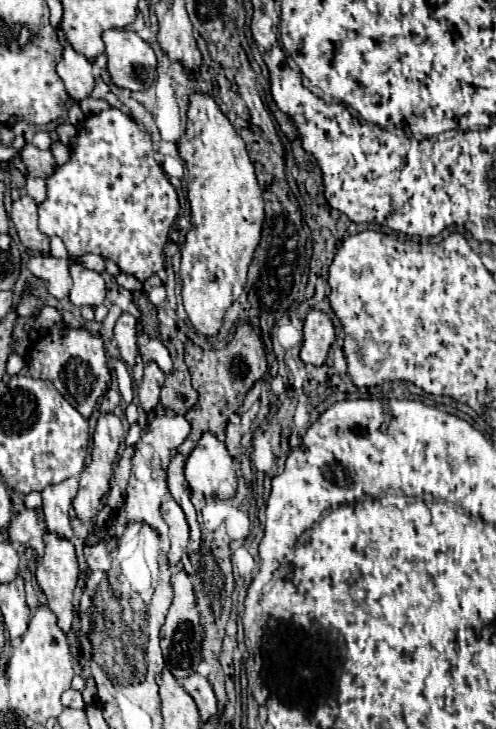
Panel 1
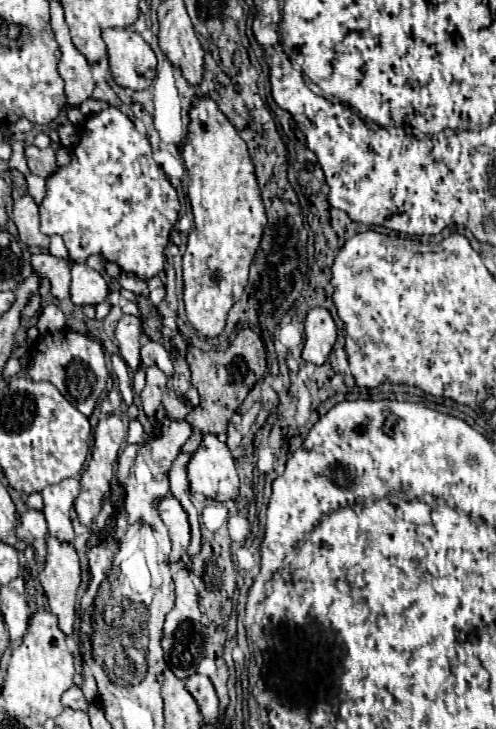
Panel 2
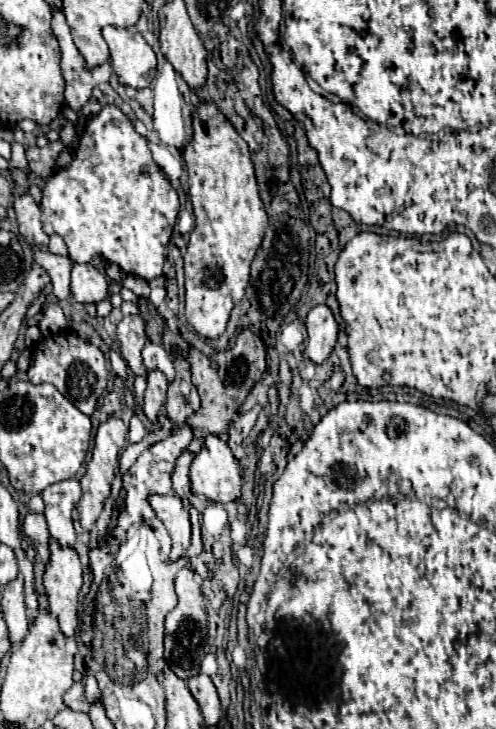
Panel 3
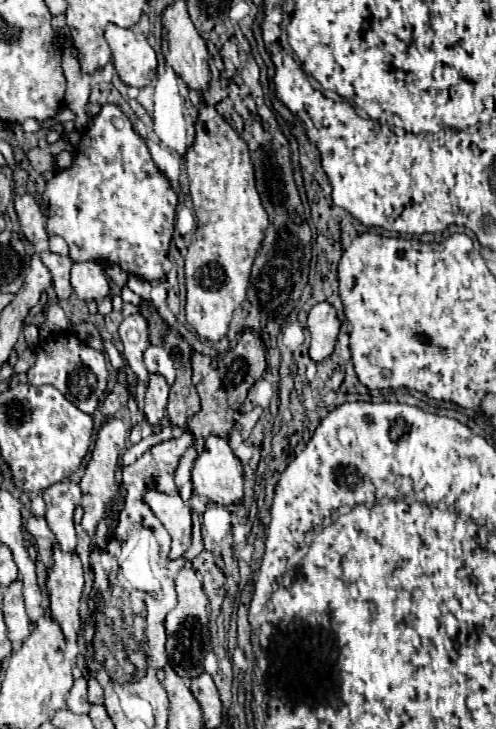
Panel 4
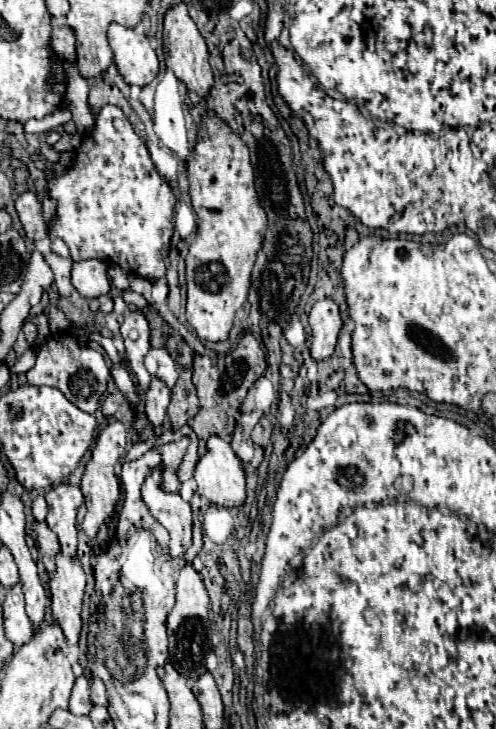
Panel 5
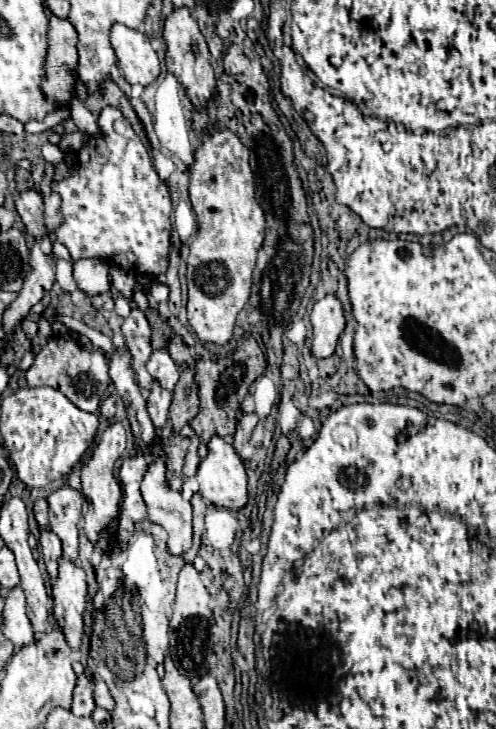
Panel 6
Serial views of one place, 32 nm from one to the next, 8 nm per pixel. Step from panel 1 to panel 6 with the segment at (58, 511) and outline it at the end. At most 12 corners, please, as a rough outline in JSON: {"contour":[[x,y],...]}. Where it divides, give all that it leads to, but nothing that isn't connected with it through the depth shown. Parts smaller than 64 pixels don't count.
{"contour":[[62,486],[48,496],[50,526],[64,556],[78,562],[84,496]]}

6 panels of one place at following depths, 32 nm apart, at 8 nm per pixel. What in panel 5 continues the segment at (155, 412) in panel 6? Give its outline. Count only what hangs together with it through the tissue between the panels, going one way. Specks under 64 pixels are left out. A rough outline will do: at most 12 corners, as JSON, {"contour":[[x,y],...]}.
{"contour":[[152,380],[146,392],[146,414],[152,426],[166,420],[170,390]]}

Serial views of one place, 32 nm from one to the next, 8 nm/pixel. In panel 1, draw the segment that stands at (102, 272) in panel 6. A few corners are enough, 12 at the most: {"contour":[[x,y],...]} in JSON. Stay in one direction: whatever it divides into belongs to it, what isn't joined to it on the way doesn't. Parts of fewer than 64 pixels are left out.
{"contour":[[70,264],[74,306],[100,306],[106,298],[104,278]]}

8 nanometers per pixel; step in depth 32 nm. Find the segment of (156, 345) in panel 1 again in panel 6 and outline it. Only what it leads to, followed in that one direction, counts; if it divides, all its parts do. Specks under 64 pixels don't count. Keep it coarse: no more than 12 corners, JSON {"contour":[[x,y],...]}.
{"contour":[[154,350],[148,372],[166,390],[174,390],[178,370],[168,350]]}

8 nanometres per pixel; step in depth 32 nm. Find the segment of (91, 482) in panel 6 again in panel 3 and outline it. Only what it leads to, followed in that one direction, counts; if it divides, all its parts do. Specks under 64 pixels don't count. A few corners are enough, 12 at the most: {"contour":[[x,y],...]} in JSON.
{"contour":[[126,424],[98,426],[92,460],[80,480],[80,524],[96,524],[112,492]]}

